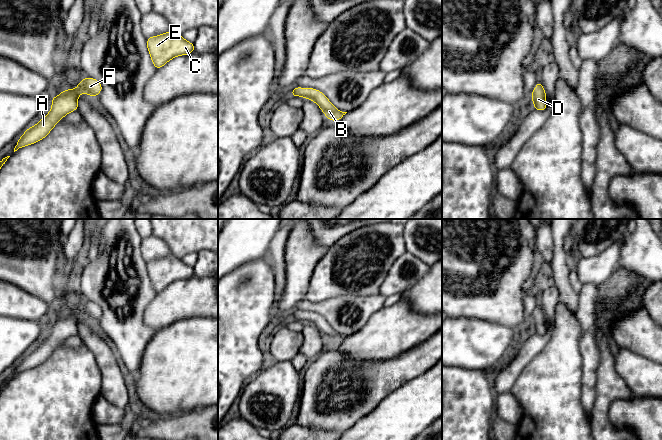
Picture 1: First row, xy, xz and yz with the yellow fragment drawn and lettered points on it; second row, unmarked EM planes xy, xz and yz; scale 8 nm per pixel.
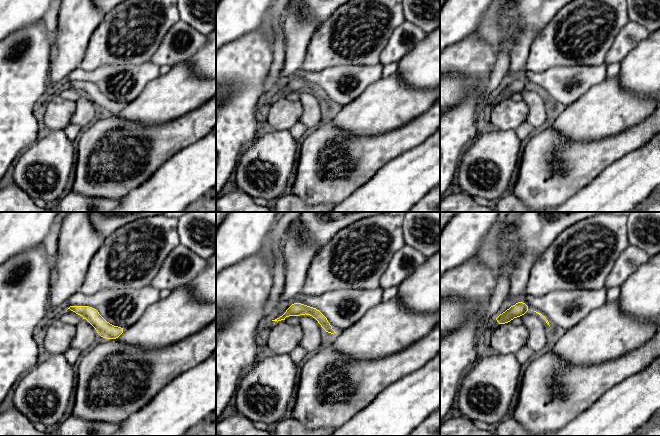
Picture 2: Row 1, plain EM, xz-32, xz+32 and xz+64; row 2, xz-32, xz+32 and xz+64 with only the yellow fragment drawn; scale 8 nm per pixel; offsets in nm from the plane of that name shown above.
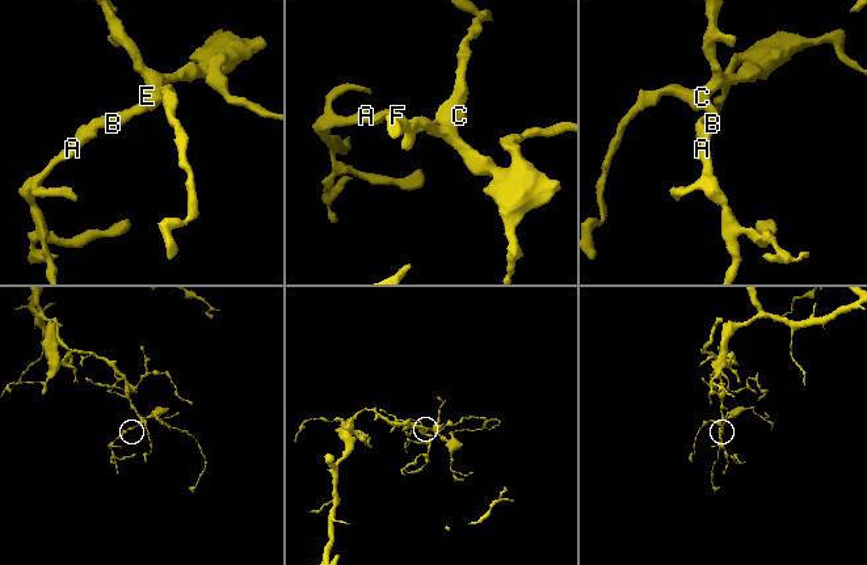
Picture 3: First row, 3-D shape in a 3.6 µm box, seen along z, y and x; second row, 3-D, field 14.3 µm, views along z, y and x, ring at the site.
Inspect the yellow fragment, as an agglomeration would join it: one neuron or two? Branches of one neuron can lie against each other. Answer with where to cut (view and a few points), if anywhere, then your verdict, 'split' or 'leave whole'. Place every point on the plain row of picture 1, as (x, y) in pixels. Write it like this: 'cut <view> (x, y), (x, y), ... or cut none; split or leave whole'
cut none; leave whole

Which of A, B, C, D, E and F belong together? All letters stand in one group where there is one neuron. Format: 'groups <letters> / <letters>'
groups A B C D E F

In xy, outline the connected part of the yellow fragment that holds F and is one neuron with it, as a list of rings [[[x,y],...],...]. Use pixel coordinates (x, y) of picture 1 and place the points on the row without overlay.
[[[84,302],[76,313],[64,314],[58,320],[52,322],[52,331],[48,339],[33,351],[28,352],[19,362],[14,376],[18,373],[34,368],[45,362],[61,342],[78,333],[78,321],[86,317],[91,321],[97,320],[102,315],[102,309],[96,303]]]

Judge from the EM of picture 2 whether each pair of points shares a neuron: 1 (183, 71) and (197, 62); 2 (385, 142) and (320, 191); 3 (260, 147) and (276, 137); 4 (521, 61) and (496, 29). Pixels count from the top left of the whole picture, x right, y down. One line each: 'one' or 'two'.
1: two
2: one
3: one
4: two

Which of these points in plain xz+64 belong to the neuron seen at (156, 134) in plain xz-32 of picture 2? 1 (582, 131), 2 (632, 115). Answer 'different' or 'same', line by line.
1: different
2: different

